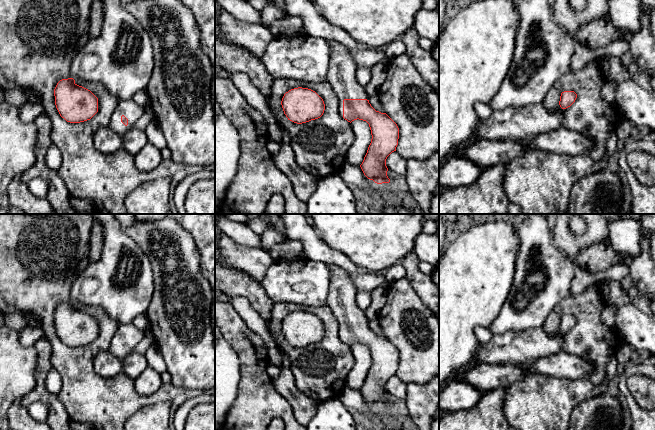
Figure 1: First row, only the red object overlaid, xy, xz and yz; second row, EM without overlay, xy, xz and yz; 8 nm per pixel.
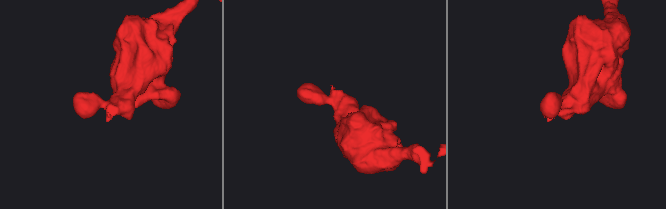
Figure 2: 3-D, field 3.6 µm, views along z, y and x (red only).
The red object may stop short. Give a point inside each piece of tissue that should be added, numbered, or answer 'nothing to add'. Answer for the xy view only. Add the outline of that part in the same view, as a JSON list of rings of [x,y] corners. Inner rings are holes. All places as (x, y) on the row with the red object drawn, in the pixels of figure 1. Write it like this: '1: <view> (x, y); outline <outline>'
1: xy (130, 109); outline [[[132,99],[120,100],[112,113],[108,127],[123,136],[134,127],[134,124],[143,115],[145,109]]]

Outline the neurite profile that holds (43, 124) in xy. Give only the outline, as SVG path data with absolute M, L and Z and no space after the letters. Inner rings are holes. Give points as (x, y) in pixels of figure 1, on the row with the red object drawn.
M43 112L36 117L33 123L37 130L36 160L29 169L21 174L21 181L27 184L37 177L45 179L49 185L46 199L52 206L53 214L76 214L70 204L71 196L67 186L58 172L53 172L46 164L45 157L49 146L53 143L51 139L51 120Z

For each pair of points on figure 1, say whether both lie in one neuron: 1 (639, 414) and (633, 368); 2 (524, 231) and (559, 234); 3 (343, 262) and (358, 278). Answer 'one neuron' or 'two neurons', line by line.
1: one neuron
2: two neurons
3: two neurons

